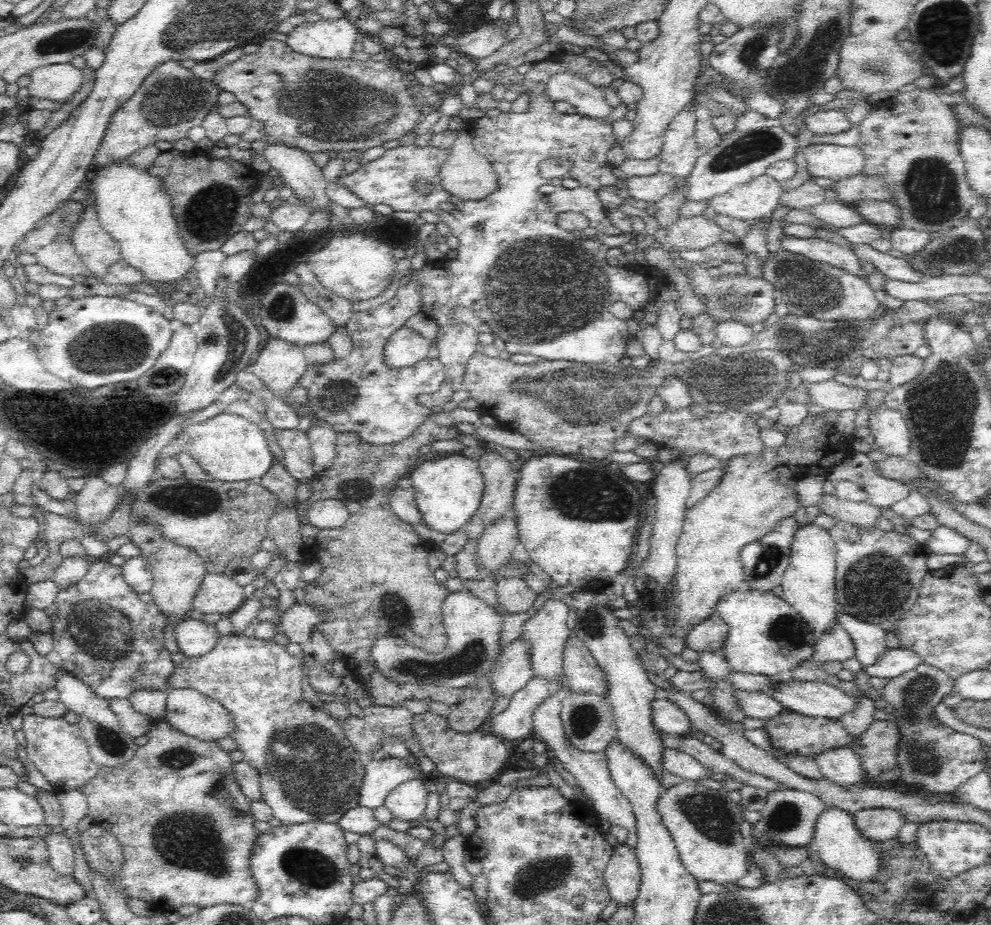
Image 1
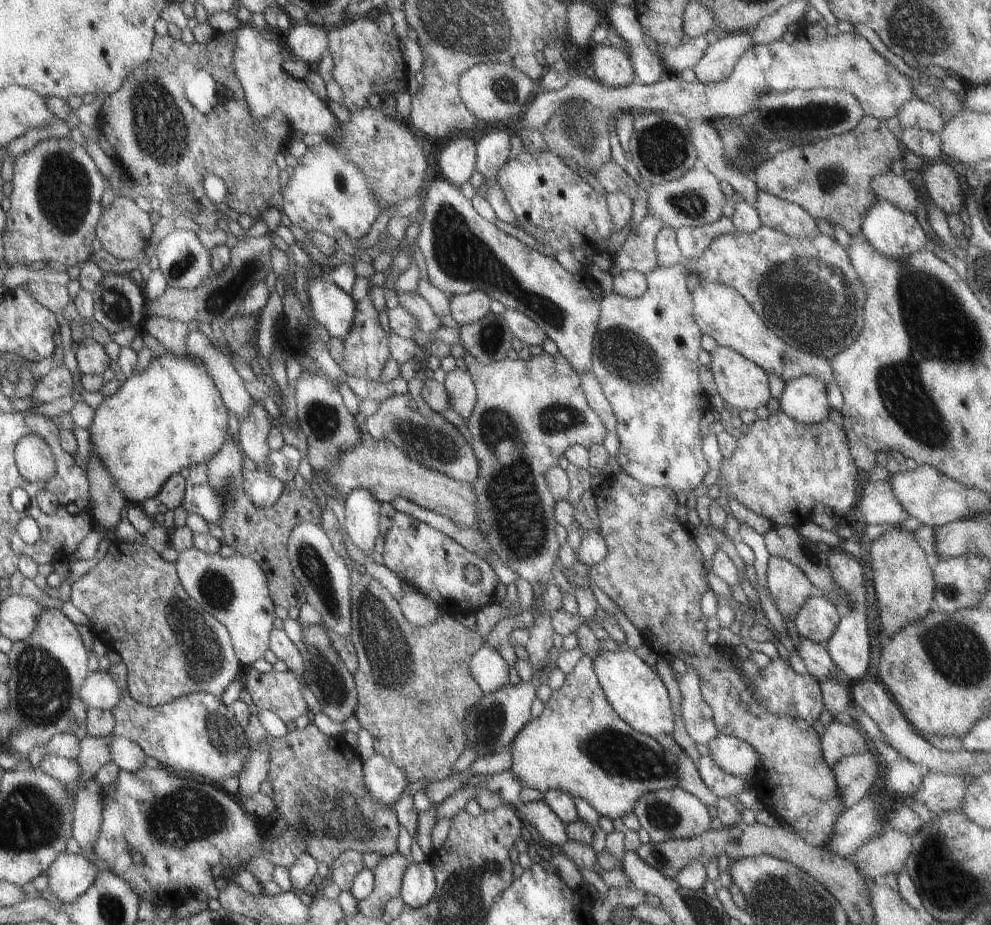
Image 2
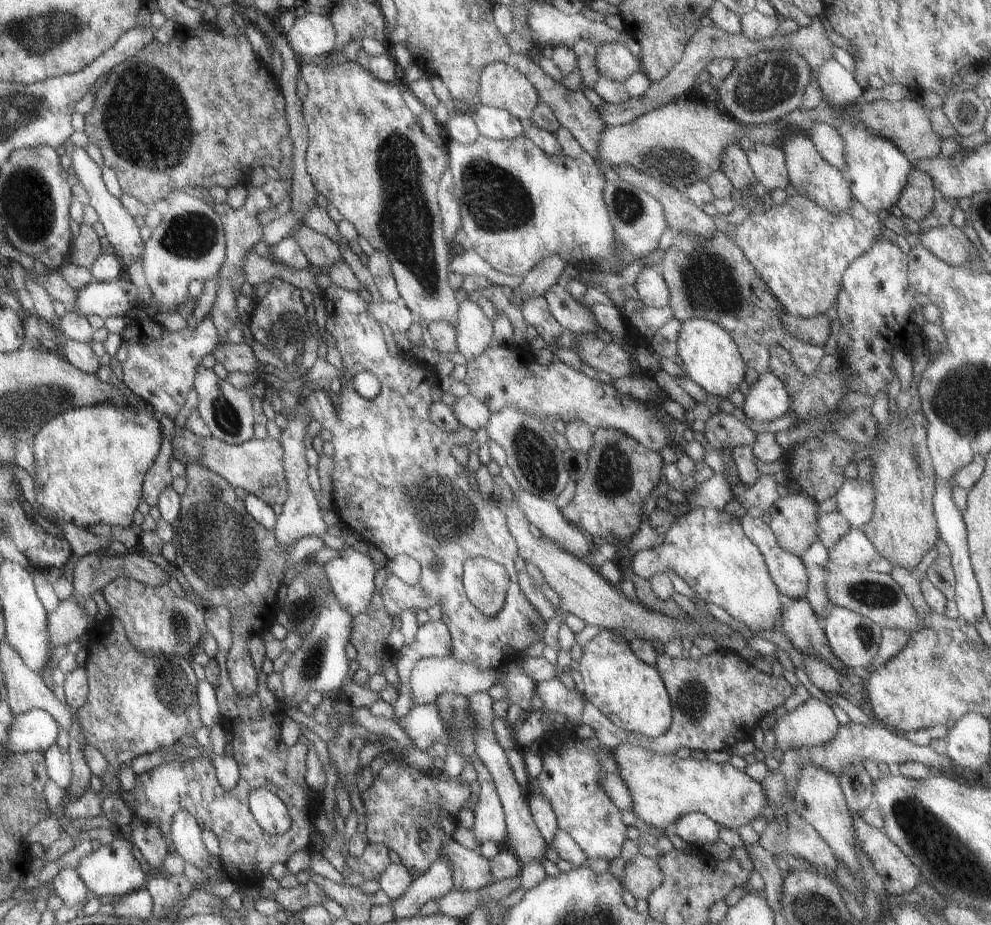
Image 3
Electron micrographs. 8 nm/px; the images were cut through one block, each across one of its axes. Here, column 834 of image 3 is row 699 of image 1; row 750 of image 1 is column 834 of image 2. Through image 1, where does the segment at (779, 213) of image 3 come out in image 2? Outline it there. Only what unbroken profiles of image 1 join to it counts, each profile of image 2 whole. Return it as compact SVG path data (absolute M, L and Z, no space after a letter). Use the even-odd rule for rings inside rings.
M761 226L751 234L733 230L715 238L701 252L701 256L685 260L685 268L687 274L697 274L701 282L723 284L737 290L749 302L753 312L765 322L765 326L773 334L777 334L777 338L807 354L831 360L835 354L851 346L863 330L865 286L853 270L847 252L825 234L819 234L815 238L793 238L767 226Z

